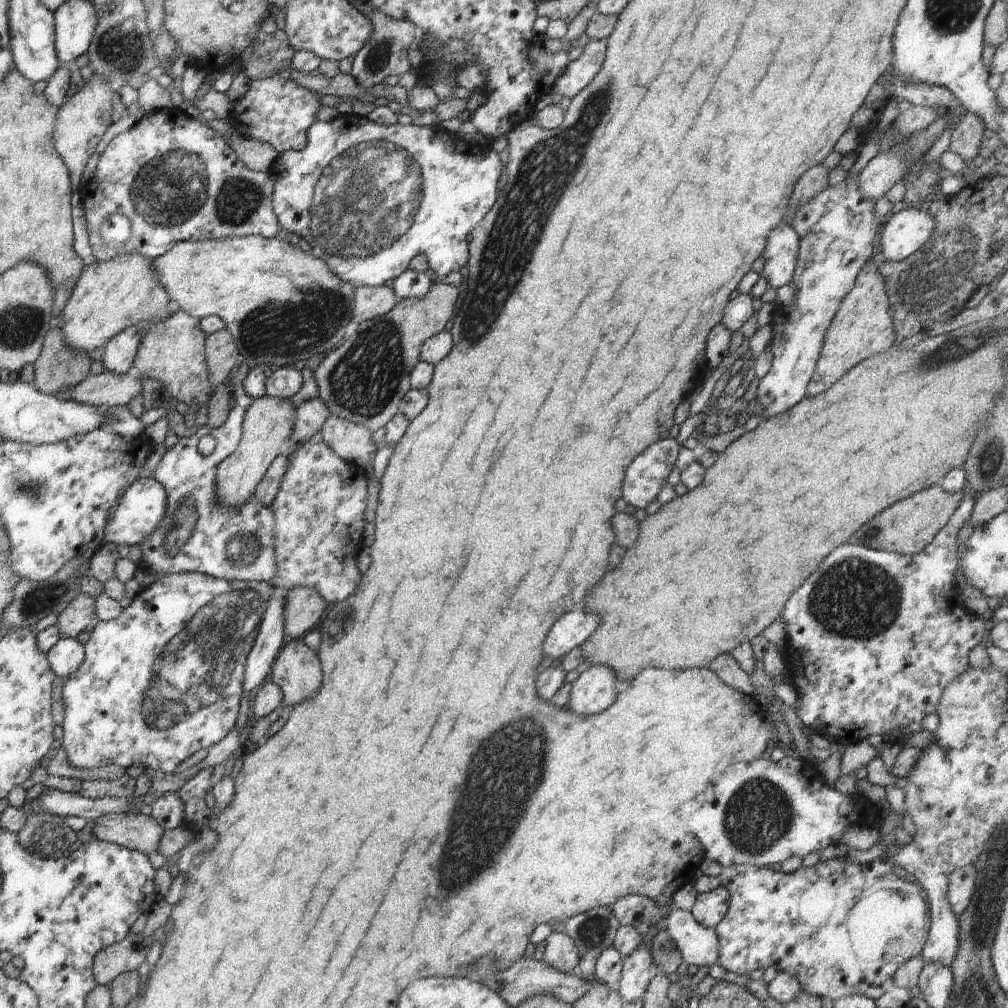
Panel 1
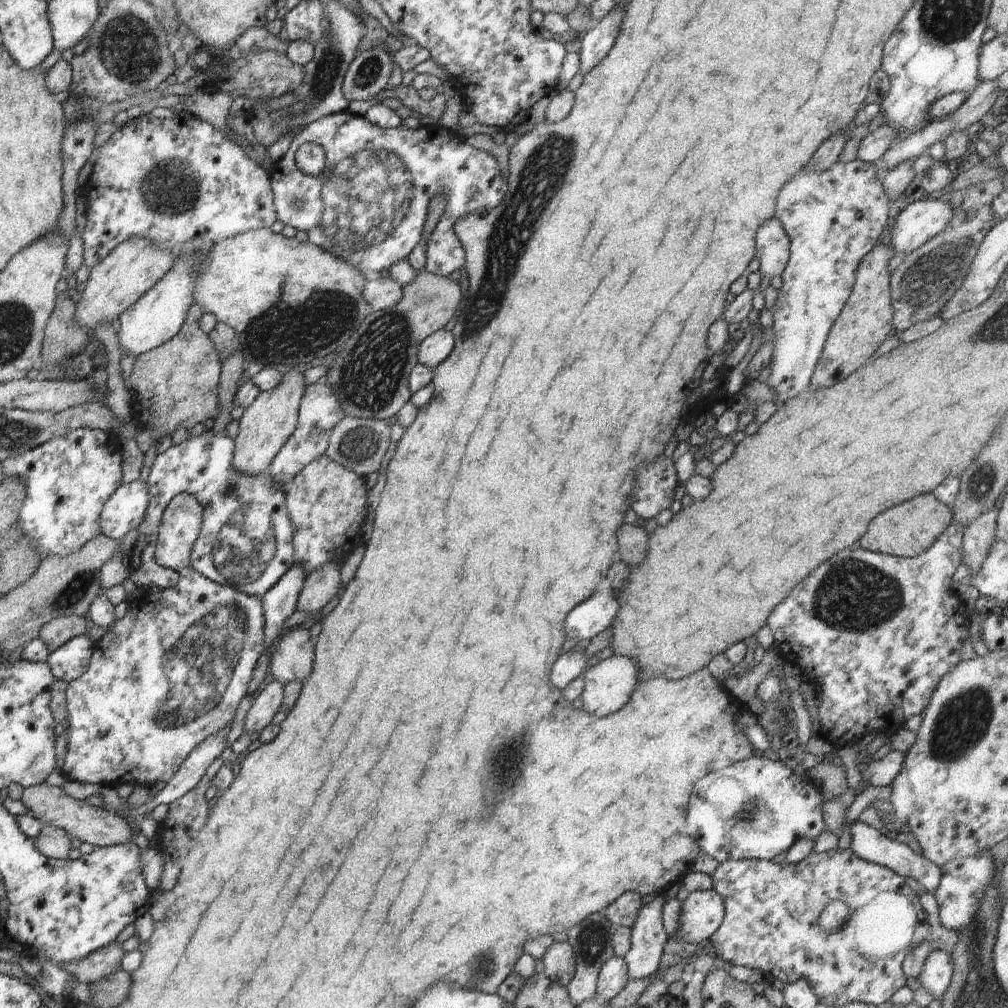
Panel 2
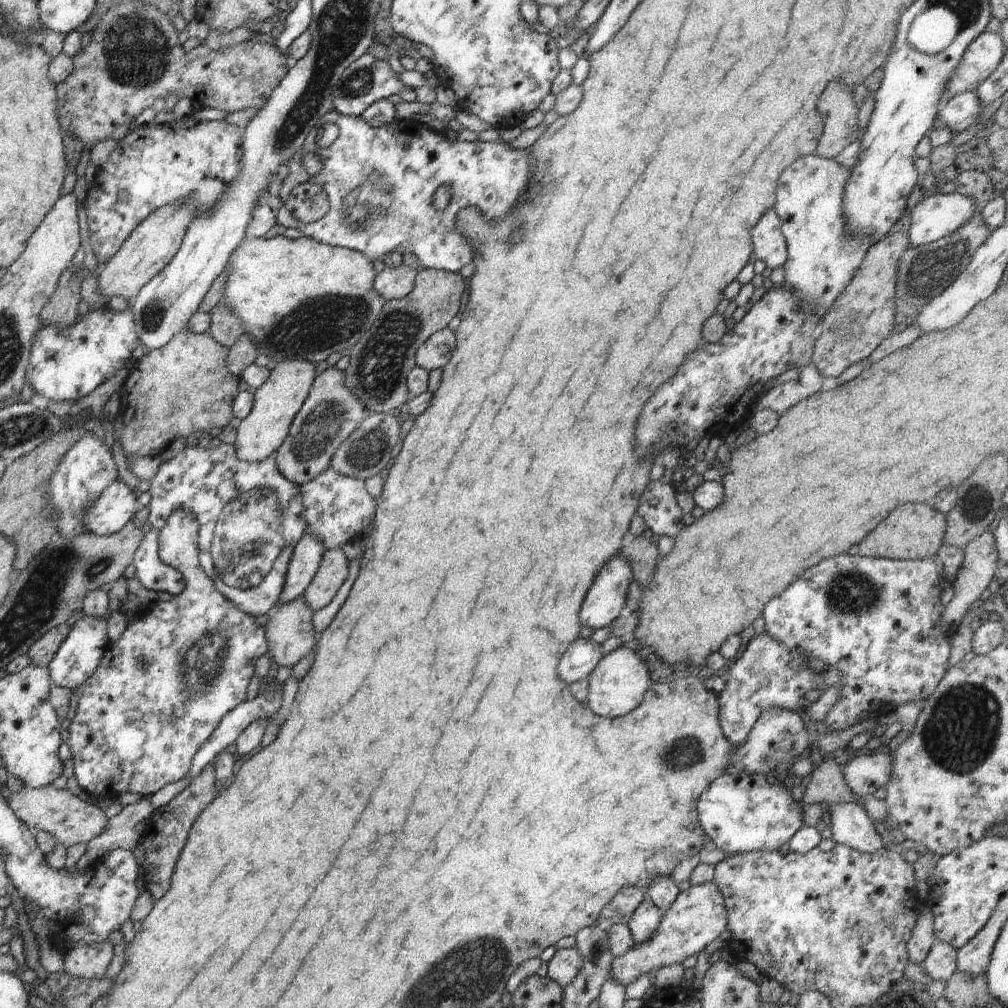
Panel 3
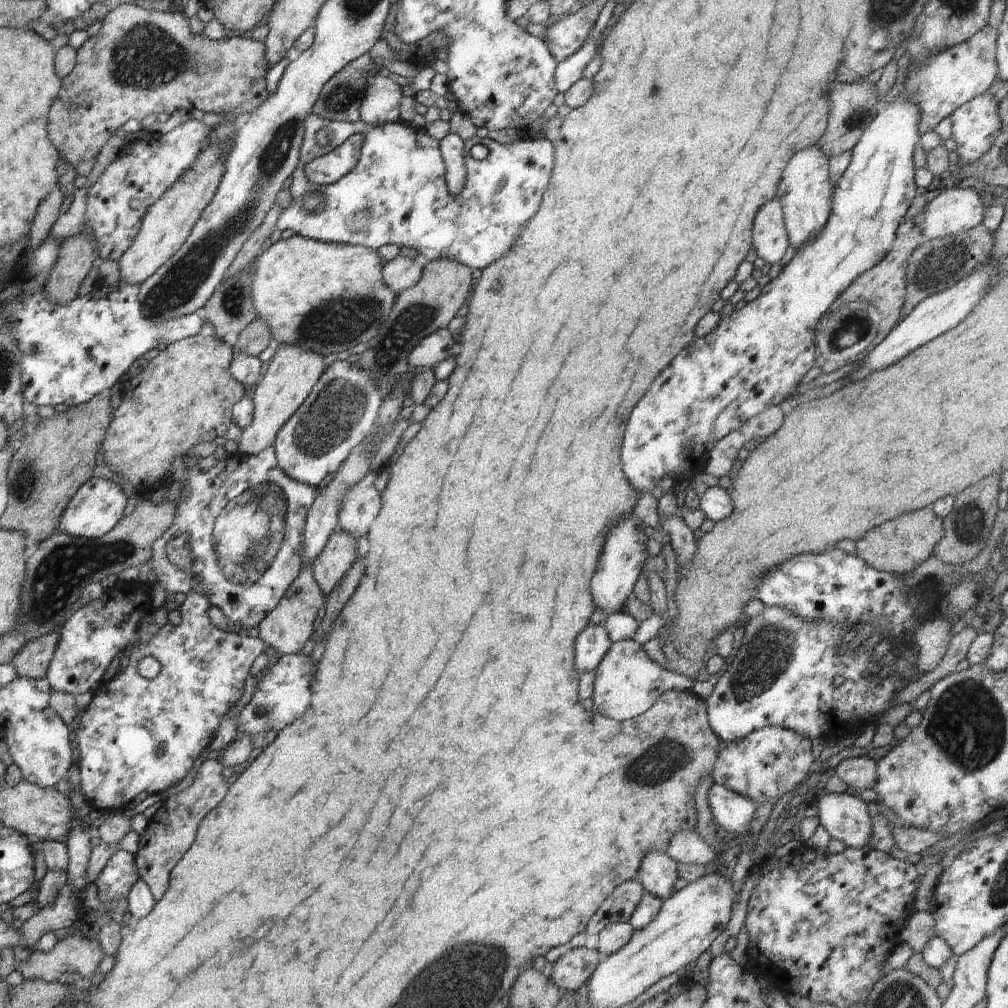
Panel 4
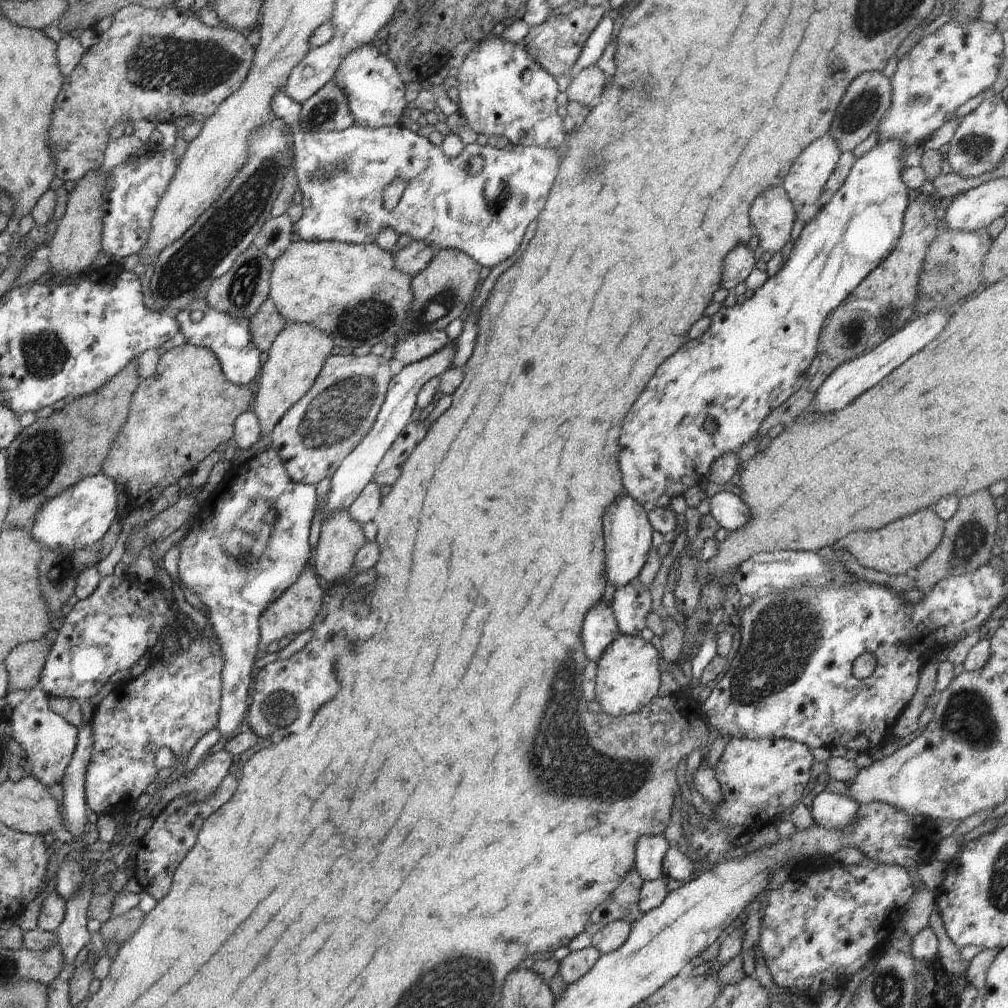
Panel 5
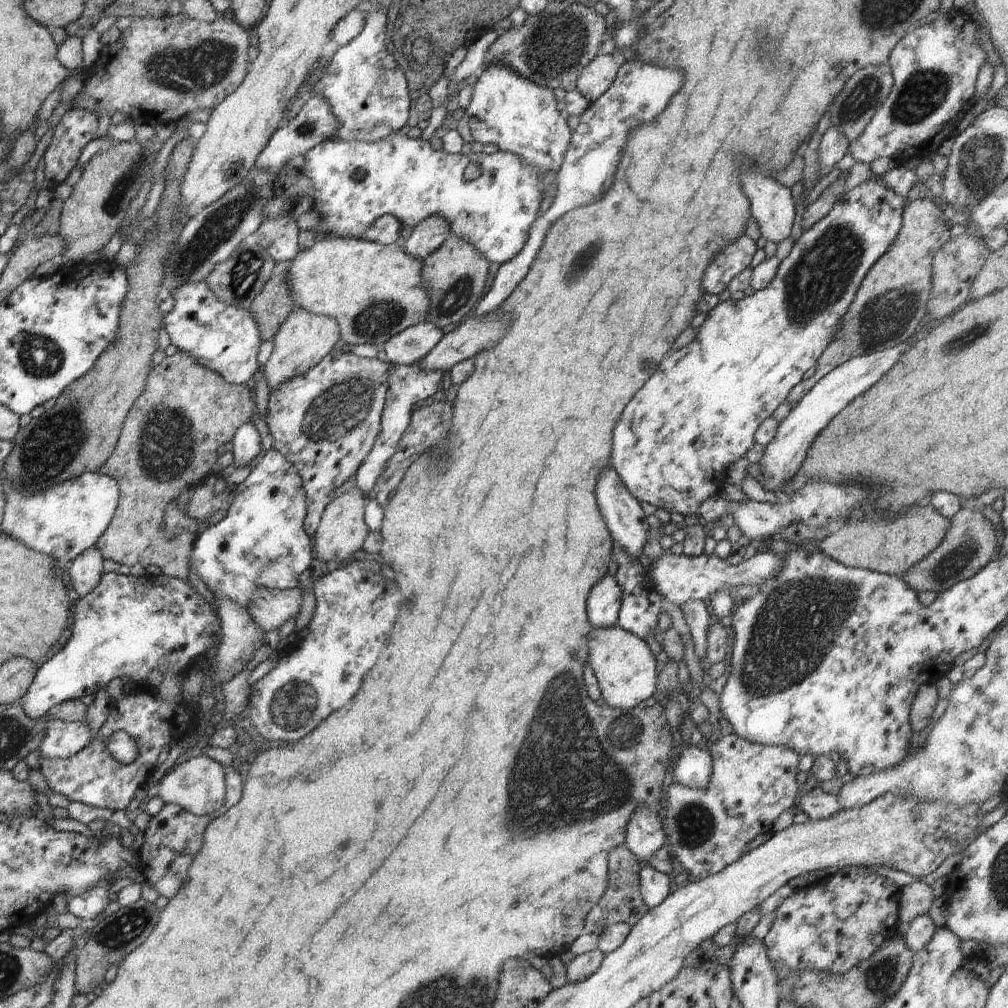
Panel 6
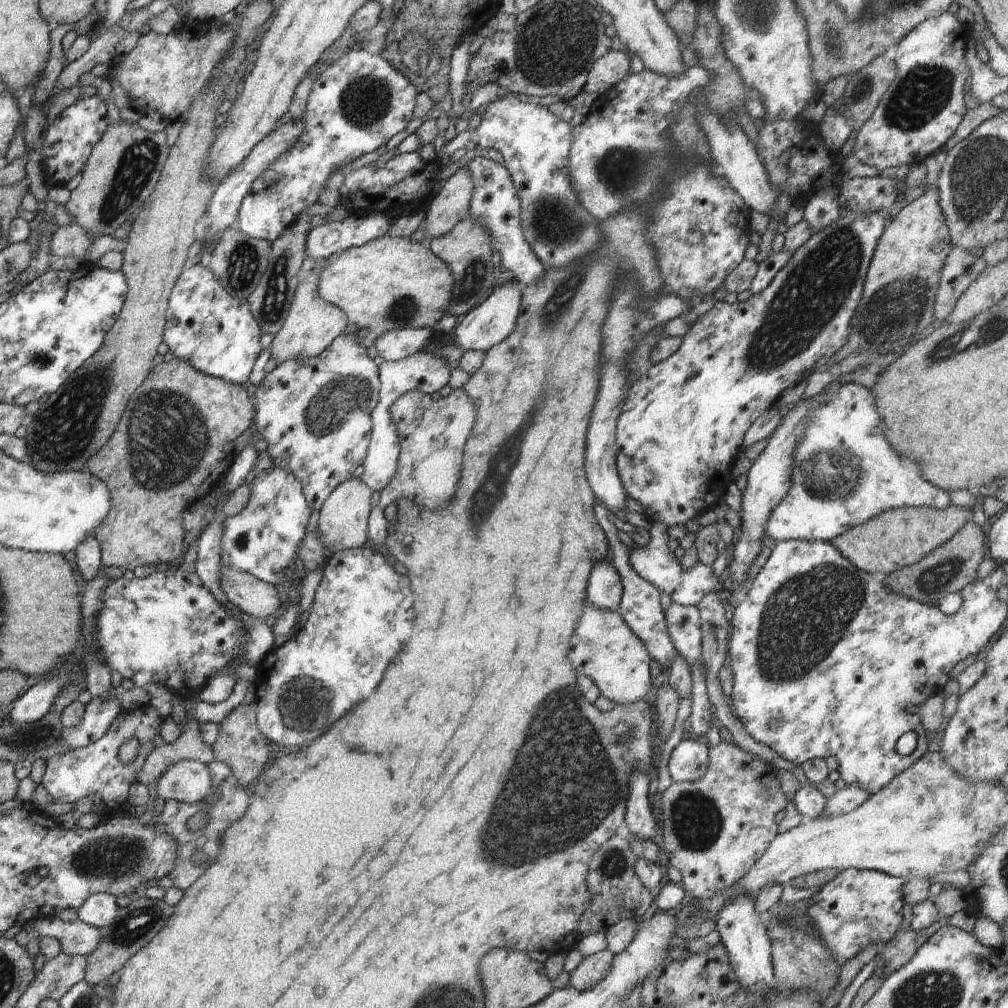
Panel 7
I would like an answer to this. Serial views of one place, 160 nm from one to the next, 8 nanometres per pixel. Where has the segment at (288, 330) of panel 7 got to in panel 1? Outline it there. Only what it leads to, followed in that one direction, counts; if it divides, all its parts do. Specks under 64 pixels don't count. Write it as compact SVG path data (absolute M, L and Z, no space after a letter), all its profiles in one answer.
M264 395L254 399L245 410L238 448L216 467L215 489L223 507L239 507L248 501L270 463L282 452L284 442L293 431L292 414L295 408L289 400Z

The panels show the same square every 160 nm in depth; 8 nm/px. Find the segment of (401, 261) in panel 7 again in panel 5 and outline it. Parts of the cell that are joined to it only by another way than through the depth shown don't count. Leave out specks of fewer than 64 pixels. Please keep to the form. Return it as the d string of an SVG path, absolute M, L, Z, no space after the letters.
M342 241L292 242L286 252L273 260L270 275L269 297L277 311L288 323L306 323L326 333L334 346L358 348L378 342L392 341L407 317L407 310L414 300L411 289L412 276L398 270L395 255L382 250L375 242L370 244L348 244Z

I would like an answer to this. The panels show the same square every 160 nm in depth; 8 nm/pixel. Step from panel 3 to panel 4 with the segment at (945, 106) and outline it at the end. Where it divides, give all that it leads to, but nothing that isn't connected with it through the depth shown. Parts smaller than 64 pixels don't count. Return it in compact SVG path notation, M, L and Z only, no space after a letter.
M984 93L959 106L950 116L956 152L968 166L979 161L1005 128L994 94Z

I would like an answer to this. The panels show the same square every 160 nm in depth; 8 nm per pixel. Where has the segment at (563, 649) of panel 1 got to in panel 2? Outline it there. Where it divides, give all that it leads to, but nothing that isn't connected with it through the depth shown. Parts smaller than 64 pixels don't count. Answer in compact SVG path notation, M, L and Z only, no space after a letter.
M609 585L602 592L592 594L566 616L564 624L570 638L575 638L578 643L592 639L613 623L619 604L615 591Z

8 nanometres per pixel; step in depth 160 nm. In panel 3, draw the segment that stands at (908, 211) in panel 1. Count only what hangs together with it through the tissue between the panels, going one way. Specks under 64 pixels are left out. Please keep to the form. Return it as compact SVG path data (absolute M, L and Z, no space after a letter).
M956 191L948 194L935 192L929 197L924 196L923 200L911 211L910 227L906 233L911 246L927 245L952 234L954 230L958 230L973 218L974 211L974 199Z

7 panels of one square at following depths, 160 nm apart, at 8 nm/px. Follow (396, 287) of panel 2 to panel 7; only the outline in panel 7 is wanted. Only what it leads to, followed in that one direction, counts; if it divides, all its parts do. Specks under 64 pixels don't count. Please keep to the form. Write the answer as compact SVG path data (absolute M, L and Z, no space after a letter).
M464 163L463 167L436 191L435 198L426 212L427 222L424 223L423 231L428 240L446 234L467 217L474 189L473 178Z

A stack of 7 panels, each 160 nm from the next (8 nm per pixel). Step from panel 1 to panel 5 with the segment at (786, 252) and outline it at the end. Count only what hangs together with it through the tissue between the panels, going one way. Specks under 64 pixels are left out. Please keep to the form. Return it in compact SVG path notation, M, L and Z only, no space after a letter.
M782 185L763 190L752 203L750 220L765 251L780 252L788 239L797 214Z

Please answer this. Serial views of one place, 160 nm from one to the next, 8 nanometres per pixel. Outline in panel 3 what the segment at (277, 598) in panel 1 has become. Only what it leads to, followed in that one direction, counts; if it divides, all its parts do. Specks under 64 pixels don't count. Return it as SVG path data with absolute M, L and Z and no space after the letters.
M305 532L298 540L286 571L280 603L287 603L303 596L322 562L324 551L322 541L310 533Z

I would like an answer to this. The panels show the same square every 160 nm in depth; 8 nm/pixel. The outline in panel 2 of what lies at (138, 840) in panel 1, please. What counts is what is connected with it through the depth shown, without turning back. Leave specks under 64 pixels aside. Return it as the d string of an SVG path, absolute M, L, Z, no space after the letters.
M46 782L24 789L21 800L31 817L43 824L64 830L69 838L78 838L80 842L88 842L95 847L124 844L131 840L131 832L134 831L124 818L106 809L93 807L87 801L72 798L62 787L55 787Z

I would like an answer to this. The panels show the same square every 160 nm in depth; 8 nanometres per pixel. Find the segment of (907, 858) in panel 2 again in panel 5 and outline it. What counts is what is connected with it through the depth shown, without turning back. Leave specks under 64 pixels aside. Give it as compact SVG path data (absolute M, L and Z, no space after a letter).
M825 790L815 796L810 810L816 825L842 830L853 821L859 806L847 794L842 796Z

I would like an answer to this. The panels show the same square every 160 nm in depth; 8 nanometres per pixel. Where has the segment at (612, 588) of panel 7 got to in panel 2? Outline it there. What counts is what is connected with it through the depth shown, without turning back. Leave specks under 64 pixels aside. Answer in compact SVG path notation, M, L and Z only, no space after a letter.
M578 646L564 652L552 666L552 674L550 674L550 682L562 690L566 688L570 682L578 678L582 672L586 672L587 657L584 655L582 648Z

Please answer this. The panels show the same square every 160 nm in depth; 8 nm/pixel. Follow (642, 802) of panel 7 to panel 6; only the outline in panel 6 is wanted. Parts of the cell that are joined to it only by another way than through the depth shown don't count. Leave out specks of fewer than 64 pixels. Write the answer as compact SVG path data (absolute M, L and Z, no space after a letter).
M639 805L630 816L625 833L625 846L636 855L641 866L666 844L664 825L660 818L645 805Z

